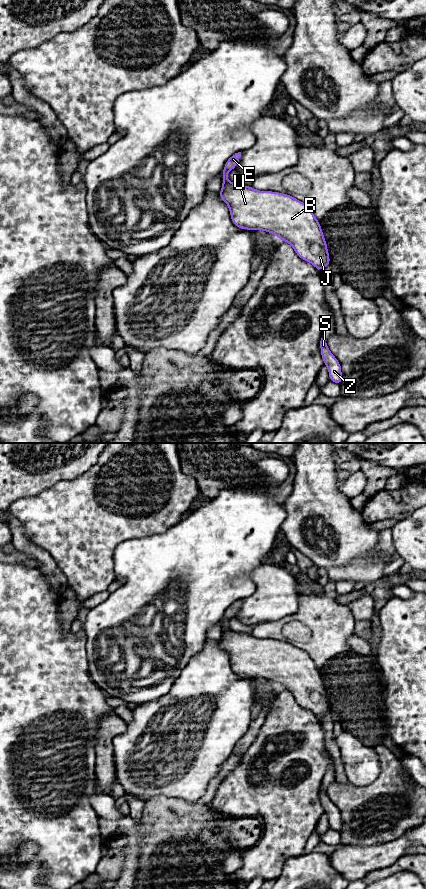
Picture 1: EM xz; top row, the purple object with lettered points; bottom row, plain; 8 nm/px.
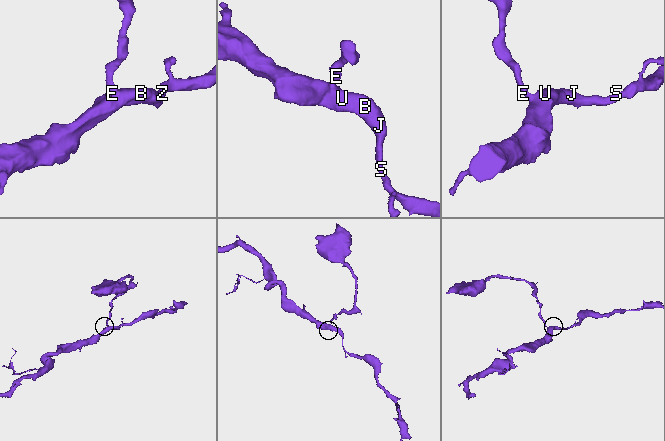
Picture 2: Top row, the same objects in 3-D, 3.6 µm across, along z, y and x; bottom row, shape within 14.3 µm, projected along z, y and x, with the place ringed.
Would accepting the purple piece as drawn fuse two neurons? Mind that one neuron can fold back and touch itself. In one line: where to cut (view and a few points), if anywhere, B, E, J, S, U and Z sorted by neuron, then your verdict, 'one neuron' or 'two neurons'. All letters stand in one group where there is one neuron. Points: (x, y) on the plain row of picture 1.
cut none; groups B E J S U Z; one neuron

